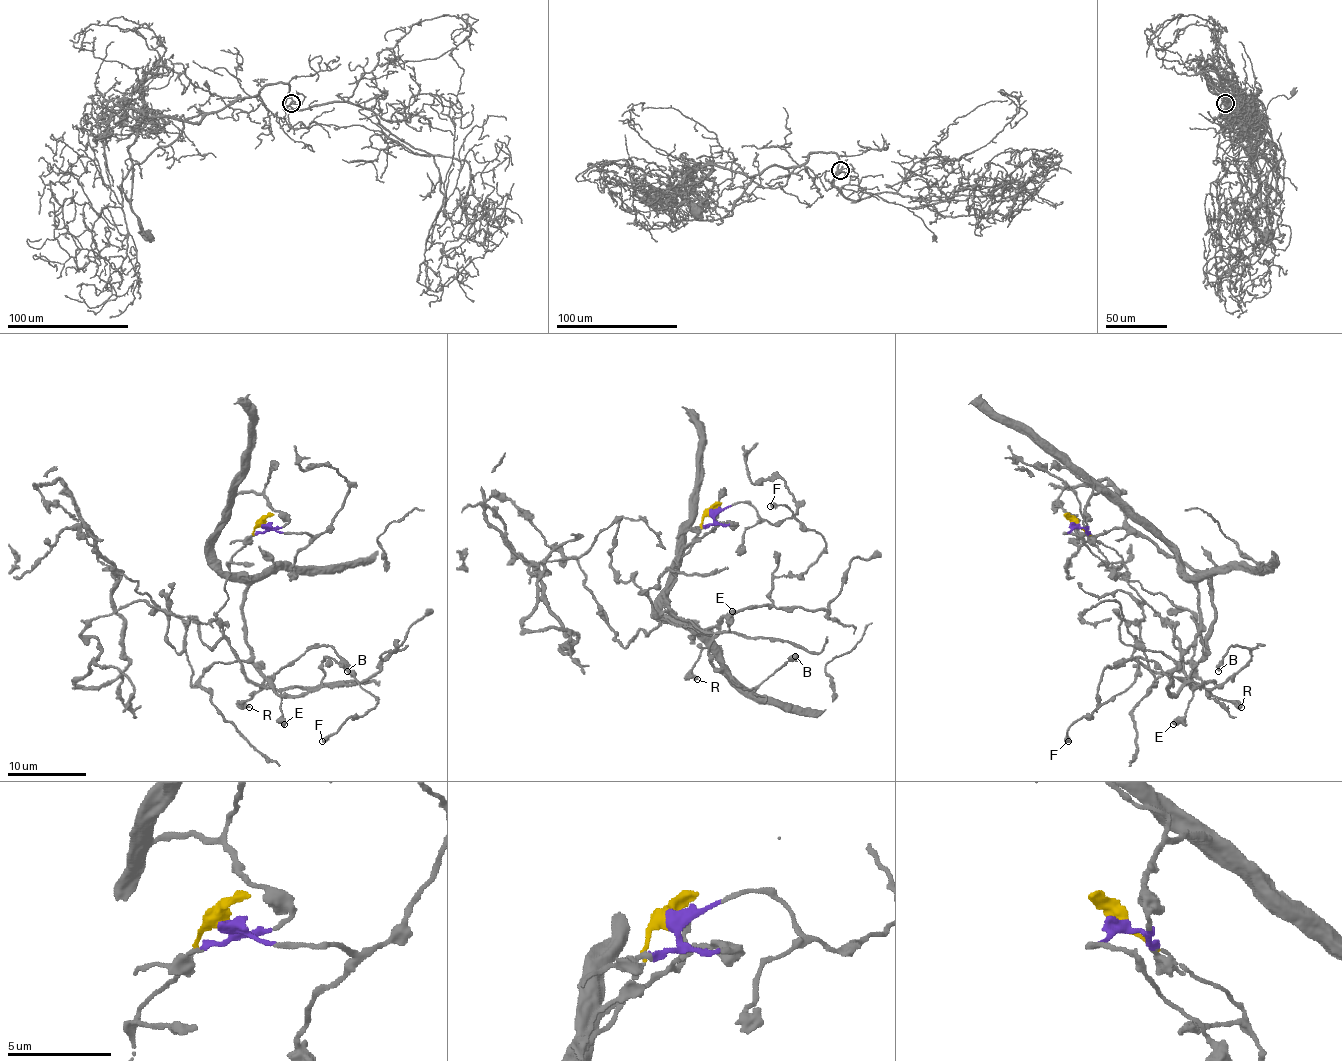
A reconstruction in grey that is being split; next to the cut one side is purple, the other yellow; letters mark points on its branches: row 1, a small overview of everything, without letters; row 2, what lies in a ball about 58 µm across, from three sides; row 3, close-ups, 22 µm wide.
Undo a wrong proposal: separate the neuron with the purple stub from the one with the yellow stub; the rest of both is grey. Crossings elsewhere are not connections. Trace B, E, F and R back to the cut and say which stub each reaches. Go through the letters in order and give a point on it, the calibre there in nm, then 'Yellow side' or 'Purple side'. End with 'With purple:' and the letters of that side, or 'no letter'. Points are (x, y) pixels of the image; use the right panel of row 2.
B: Place: (1218, 671). Thickness 550 nm. Purple side
E: Place: (1173, 724). Thickness 480 nm. Yellow side
F: Place: (1068, 741). Thickness 440 nm. Purple side
R: Place: (1241, 707). Thickness 380 nm. Purple side
With purple: B, F, R

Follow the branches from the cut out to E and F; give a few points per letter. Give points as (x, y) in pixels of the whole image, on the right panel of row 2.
E: (1074, 524), (1111, 547), (1129, 585), (1178, 640), (1182, 671), (1194, 691), (1186, 712), (1172, 724)
F: (1076, 524), (1109, 492), (1143, 520), (1194, 585), (1200, 634), (1174, 695), (1139, 657), (1135, 681), (1068, 742)

